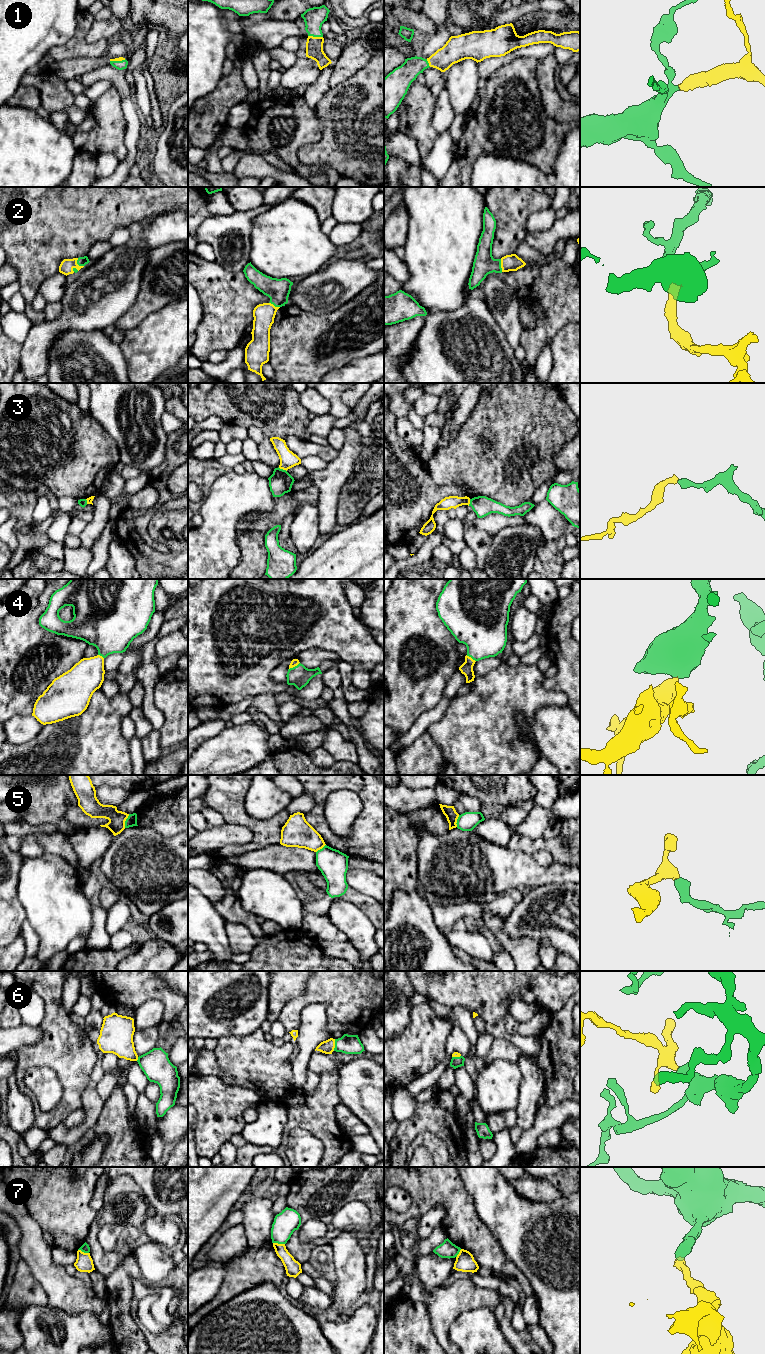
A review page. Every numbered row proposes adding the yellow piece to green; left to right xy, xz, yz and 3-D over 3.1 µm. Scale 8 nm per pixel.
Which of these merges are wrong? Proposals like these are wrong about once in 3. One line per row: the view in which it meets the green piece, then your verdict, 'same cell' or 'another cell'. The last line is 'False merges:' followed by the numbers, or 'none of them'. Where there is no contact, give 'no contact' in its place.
1: meets green in xz; same cell
2: meets green in yz; same cell
3: meets green in xz; another cell
4: meets green in xz; same cell
5: meets green in xy; another cell
6: meets green in xz; same cell
7: meets green in xz; another cell
False merges: 3, 5, 7

